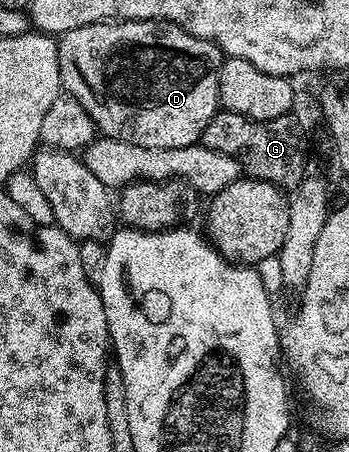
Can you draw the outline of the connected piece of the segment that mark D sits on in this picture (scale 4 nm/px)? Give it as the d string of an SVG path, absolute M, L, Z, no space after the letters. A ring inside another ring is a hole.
M116 20L105 24L90 24L77 26L77 30L69 30L58 37L59 45L59 82L62 91L68 96L77 98L81 106L85 106L85 114L93 118L98 135L108 136L121 142L133 142L133 146L149 146L150 148L172 148L173 146L193 146L200 143L203 138L205 126L220 111L219 102L219 67L224 62L224 55L219 47L205 38L197 38L181 26L171 24L168 20Z

